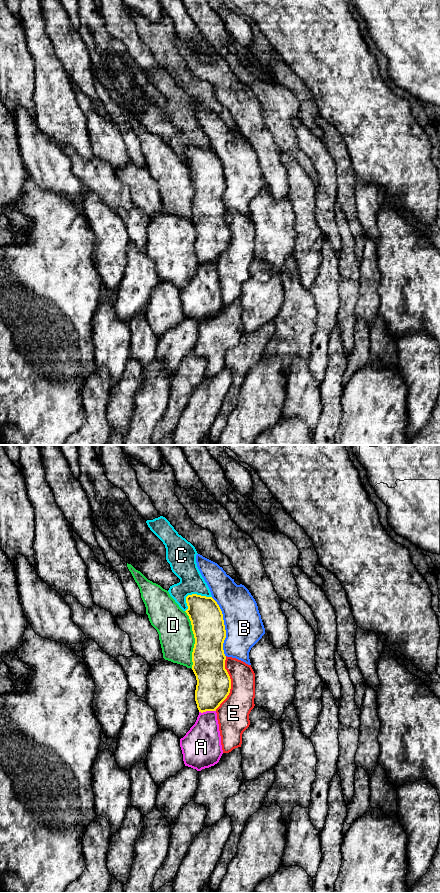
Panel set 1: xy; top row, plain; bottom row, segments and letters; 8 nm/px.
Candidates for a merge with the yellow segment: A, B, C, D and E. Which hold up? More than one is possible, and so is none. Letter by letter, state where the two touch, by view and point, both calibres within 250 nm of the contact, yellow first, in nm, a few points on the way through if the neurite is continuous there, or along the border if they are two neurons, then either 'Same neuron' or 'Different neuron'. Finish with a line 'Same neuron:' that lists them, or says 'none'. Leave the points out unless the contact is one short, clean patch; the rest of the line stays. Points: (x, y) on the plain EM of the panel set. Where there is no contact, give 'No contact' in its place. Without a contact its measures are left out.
A: Touches yellow at xy (207, 262). Thickness 280 nm (yellow) against 280 nm. Different neuron
B: Touches yellow at xy (224, 179). Thickness 260 nm (yellow) against 300 nm. Different neuron
C: Touches yellow at xy (192, 146). Thickness 260 nm (yellow) against 200 nm. Different neuron
D: Touches yellow at xy (195, 192). Thickness 260 nm (yellow) against 280 nm. Different neuron
E: Touches yellow at xy (230, 235). Thickness 280 nm (yellow) against 260 nm. Different neuron
Same neuron: none

